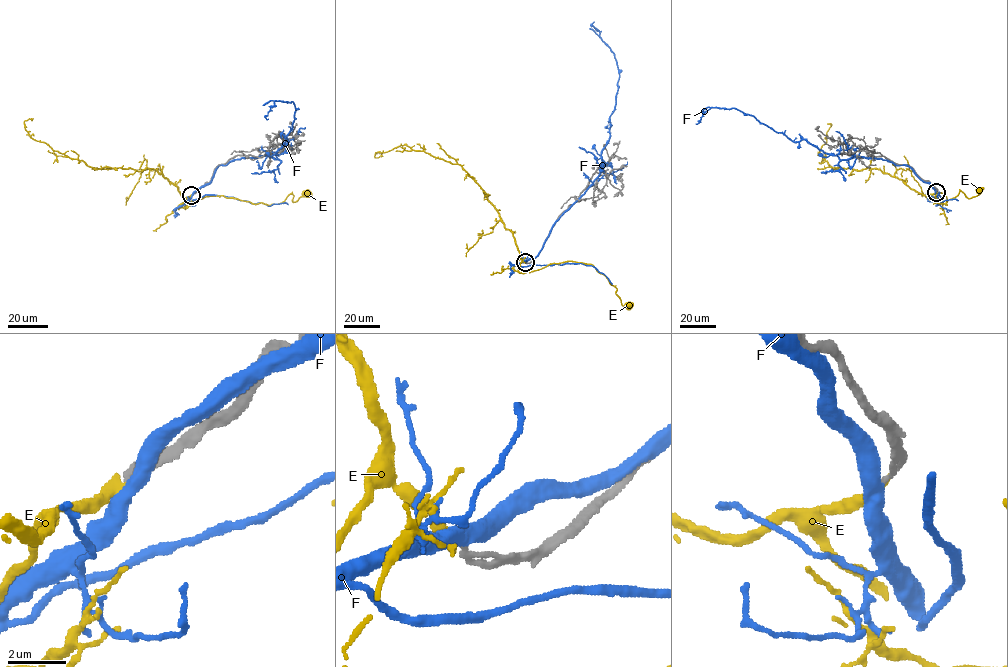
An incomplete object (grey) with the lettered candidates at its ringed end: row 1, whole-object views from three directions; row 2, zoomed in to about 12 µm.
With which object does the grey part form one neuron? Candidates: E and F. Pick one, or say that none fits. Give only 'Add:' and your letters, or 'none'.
Add: E

